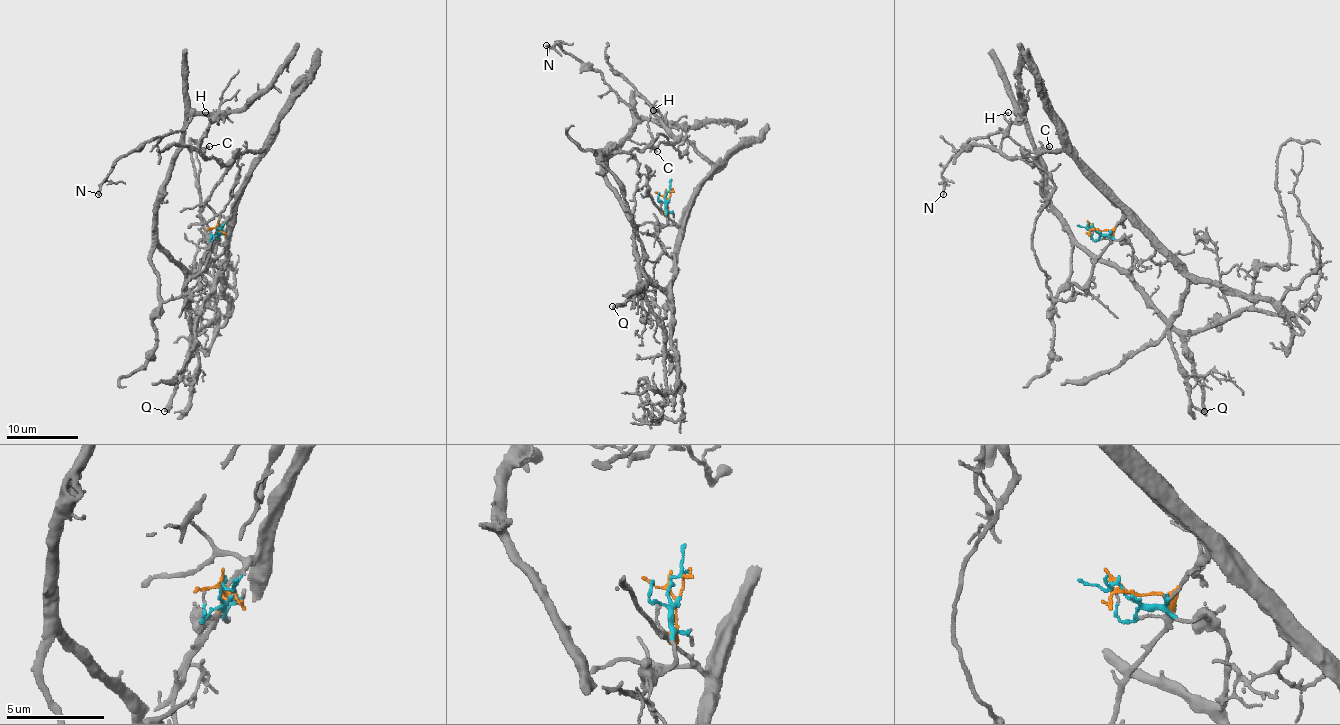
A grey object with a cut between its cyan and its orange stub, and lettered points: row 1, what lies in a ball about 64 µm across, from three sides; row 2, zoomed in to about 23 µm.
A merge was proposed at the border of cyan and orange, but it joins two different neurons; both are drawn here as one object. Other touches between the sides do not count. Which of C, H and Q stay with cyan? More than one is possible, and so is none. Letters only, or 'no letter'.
Q

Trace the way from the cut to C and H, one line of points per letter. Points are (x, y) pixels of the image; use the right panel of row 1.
C: (1092, 225), (1110, 231), (1124, 209), (1067, 151), (1031, 164), (1000, 150), (1005, 137), (1049, 146)
H: (1092, 225), (1110, 231), (1124, 209), (1067, 151), (1043, 151), (1032, 164), (1007, 157), (1000, 150), (1007, 112)

